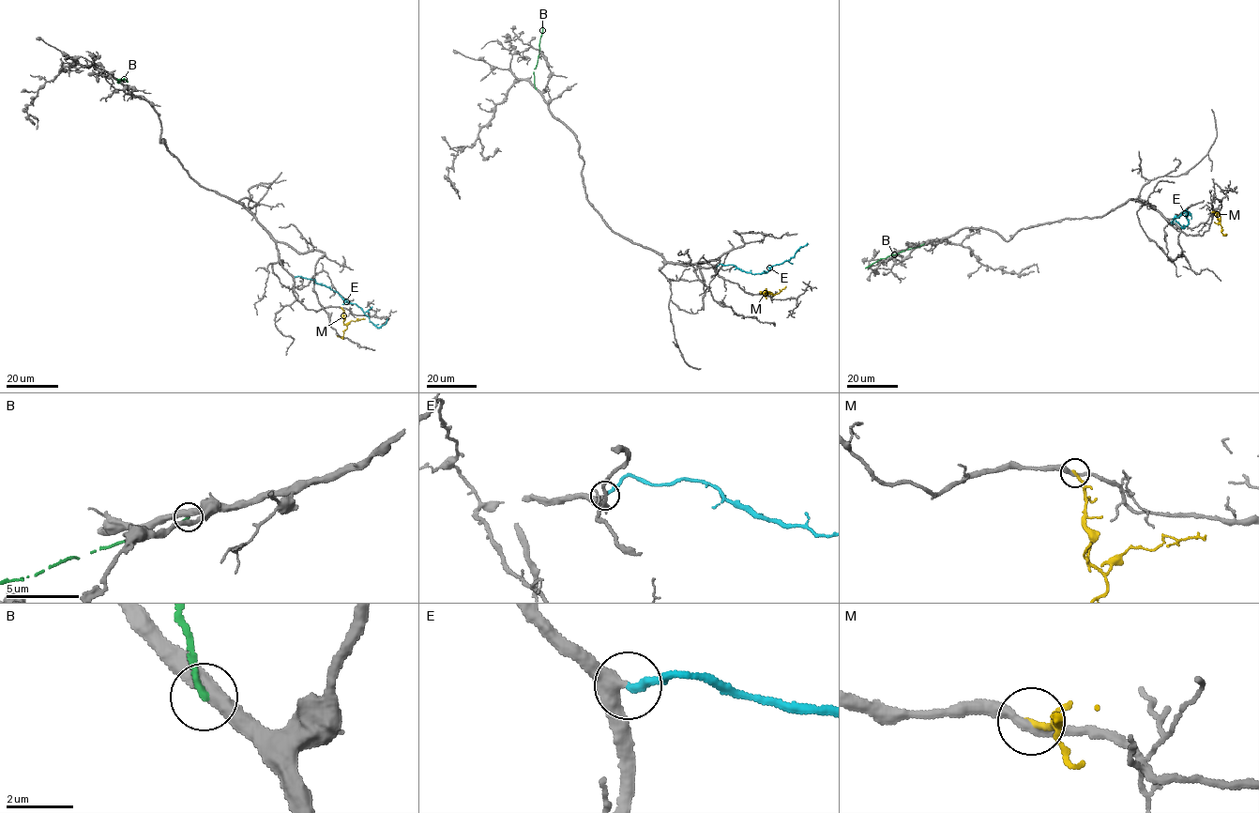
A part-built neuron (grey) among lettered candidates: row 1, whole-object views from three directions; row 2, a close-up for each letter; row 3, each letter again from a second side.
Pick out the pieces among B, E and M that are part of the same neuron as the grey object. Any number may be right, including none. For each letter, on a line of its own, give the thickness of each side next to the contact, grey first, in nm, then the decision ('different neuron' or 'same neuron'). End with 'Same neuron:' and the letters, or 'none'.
B: 440 nm thick on the grey side, 200 nm on the other; different neuron
E: 380 nm thick on the grey side, 240 nm on the other; same neuron
M: 260 nm thick on the grey side, 200 nm on the other; different neuron
Same neuron: E

